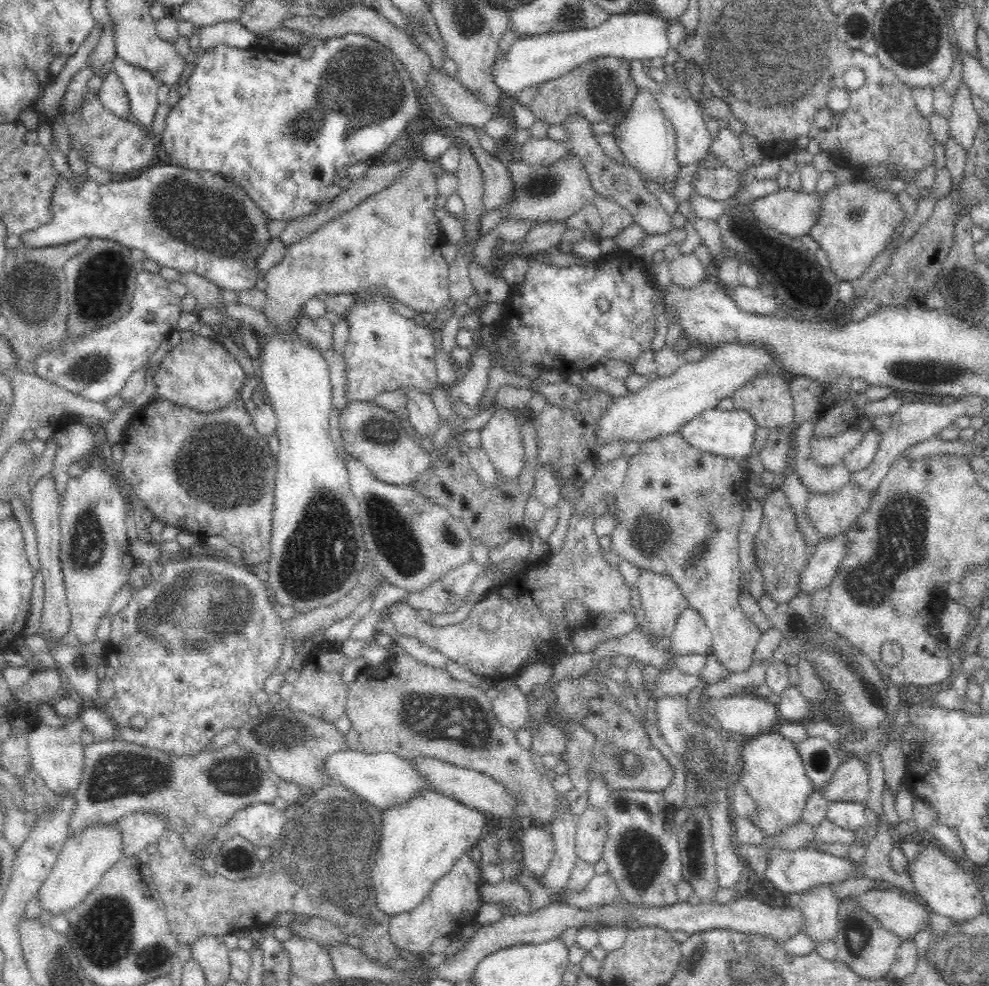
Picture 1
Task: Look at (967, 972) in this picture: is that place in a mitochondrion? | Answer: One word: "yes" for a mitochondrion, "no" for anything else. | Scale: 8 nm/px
yes

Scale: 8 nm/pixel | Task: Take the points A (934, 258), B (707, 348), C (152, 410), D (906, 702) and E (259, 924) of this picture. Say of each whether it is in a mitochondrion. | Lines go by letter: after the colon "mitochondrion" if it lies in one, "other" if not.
A: other
B: other
C: other
D: other
E: other

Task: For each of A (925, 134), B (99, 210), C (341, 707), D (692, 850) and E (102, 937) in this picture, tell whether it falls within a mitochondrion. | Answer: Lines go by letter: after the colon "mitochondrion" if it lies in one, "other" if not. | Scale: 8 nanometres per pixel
A: other
B: other
C: other
D: mitochondrion
E: mitochondrion

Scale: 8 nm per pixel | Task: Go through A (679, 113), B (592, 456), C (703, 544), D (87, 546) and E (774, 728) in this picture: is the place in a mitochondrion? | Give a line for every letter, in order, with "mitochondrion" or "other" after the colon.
A: other
B: other
C: mitochondrion
D: mitochondrion
E: other

